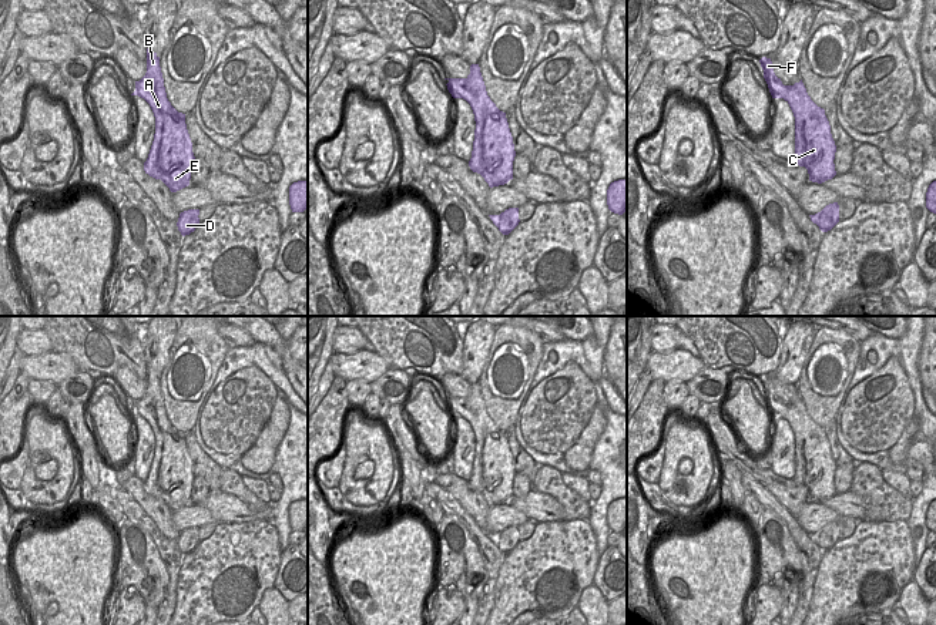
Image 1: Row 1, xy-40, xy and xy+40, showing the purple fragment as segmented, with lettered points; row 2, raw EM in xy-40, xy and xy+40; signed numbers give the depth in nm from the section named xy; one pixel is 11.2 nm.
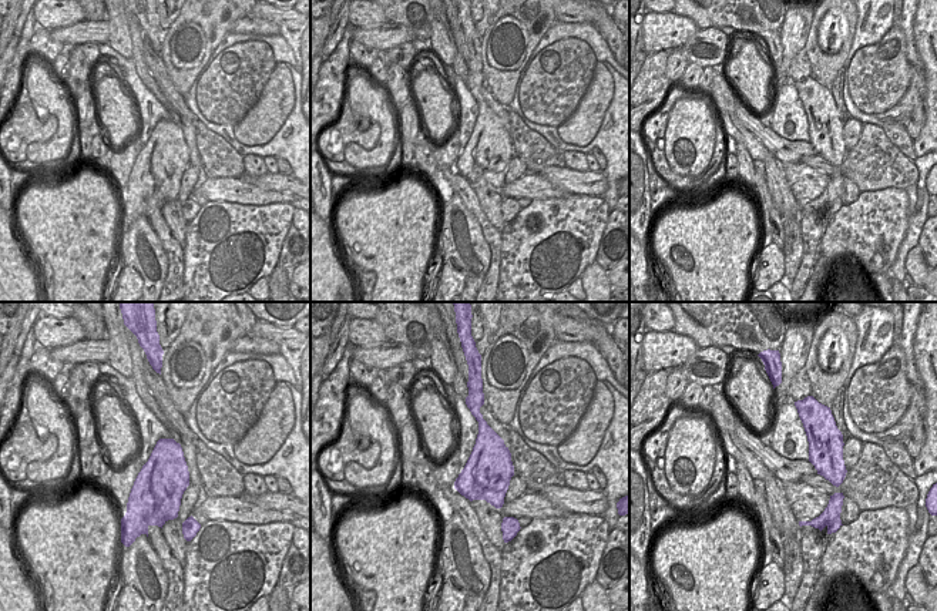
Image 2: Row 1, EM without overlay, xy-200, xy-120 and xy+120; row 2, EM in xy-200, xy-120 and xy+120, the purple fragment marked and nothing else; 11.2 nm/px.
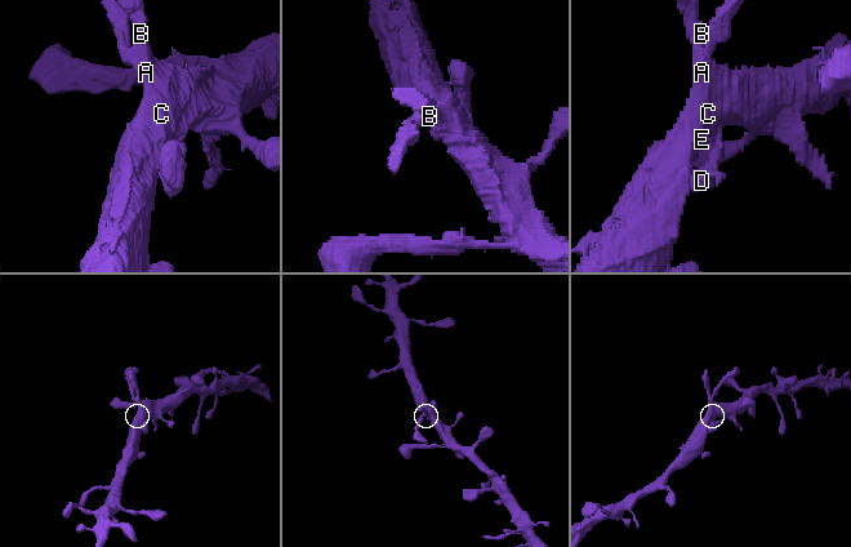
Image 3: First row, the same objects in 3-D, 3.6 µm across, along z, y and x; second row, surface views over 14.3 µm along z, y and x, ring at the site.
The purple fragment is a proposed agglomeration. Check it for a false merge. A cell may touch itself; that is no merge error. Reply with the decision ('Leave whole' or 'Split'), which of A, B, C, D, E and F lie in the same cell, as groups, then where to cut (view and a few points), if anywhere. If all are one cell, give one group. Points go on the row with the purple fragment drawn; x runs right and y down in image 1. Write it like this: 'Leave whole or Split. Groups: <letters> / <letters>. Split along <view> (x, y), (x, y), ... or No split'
Leave whole. Groups: A B C D E F. No split

